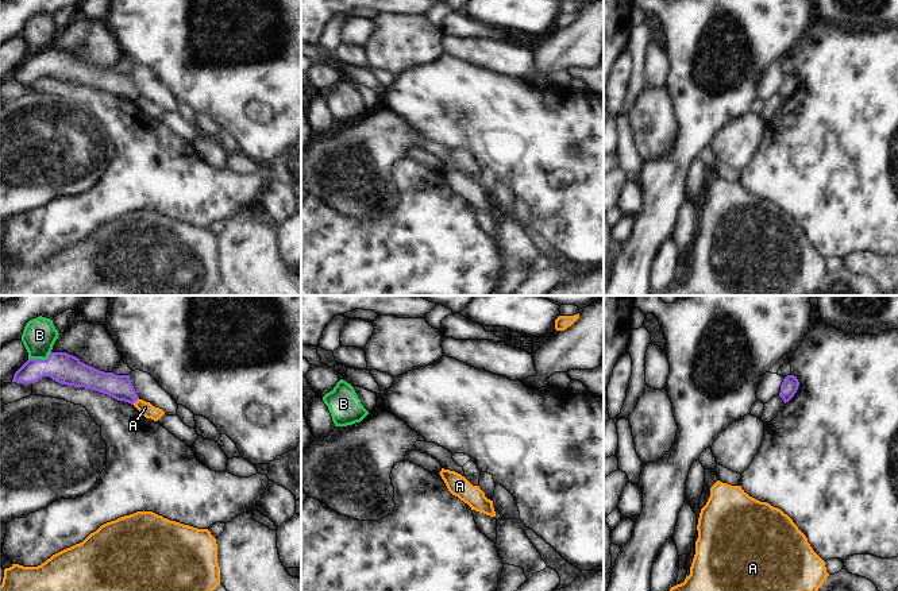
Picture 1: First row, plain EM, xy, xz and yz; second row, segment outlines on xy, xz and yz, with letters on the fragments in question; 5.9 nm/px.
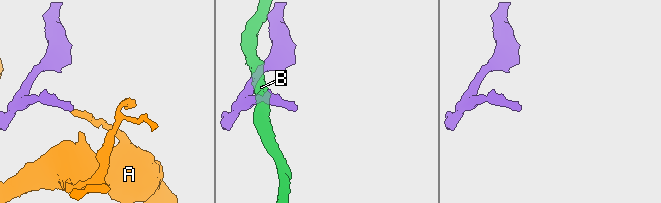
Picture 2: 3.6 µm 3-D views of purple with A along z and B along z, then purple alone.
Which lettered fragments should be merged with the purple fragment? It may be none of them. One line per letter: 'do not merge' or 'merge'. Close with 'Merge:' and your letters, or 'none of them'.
A: do not merge
B: do not merge
Merge: none of them

